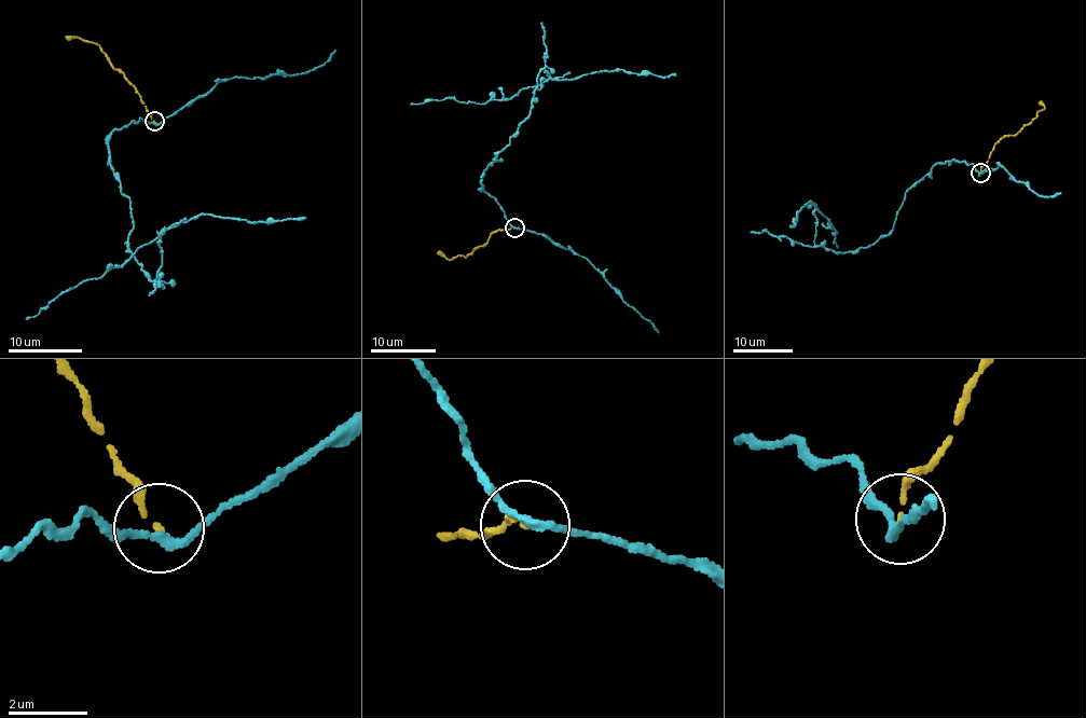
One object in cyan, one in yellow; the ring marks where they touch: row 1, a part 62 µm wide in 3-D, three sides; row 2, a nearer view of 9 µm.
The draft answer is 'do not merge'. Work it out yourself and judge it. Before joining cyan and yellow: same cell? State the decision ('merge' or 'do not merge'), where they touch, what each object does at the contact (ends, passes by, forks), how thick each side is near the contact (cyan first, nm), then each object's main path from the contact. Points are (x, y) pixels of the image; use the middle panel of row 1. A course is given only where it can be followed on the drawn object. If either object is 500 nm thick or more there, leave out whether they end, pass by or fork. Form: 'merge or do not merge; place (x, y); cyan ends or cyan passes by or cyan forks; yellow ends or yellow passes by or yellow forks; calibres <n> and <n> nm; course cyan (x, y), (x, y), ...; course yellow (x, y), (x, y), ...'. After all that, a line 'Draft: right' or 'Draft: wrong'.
do not merge; place (514, 228); cyan passes by; yellow ends; calibres 180 and 100 nm; course cyan (513, 228), (481, 177), (503, 160), (496, 154), (530, 113), (542, 78), (506, 99), (410, 104); course yellow (513, 228), (491, 235), (465, 257), (447, 259), (437, 251)
Draft: right

